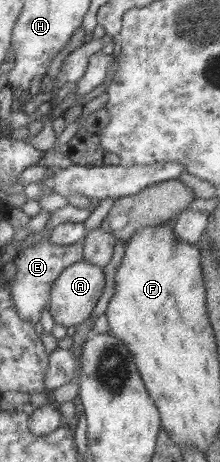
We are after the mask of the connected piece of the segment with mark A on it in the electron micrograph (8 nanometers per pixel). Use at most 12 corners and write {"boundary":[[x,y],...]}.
{"boundary":[[82,259],[53,284],[56,324],[91,317],[106,286],[104,270]]}

